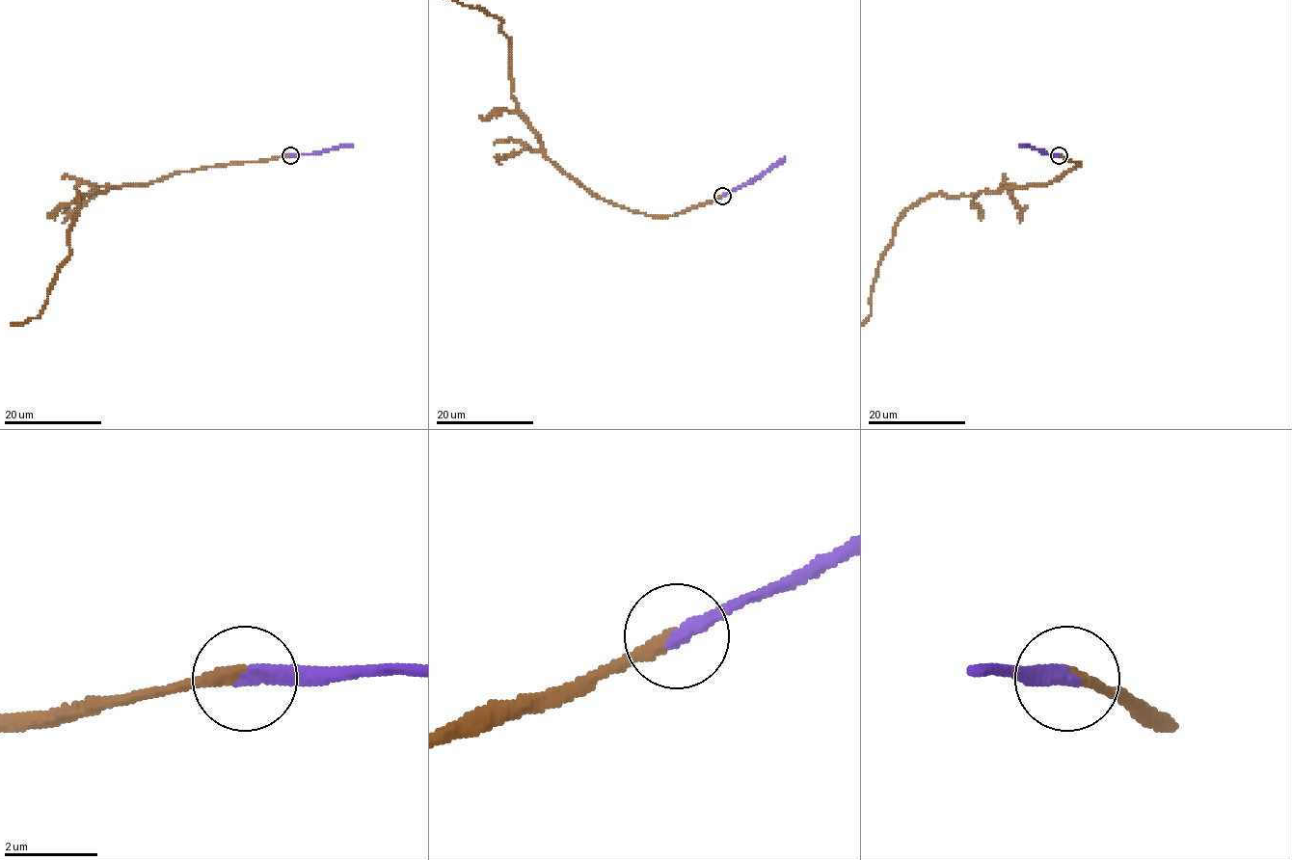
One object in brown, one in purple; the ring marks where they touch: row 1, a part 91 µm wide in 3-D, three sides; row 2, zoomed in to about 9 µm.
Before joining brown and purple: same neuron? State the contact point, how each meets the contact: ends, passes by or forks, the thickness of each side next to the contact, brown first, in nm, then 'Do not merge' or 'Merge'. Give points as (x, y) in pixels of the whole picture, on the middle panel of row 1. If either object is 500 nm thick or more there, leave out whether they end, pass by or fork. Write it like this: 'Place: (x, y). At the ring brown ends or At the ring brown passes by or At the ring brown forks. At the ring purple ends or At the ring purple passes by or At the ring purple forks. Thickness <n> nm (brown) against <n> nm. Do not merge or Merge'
Place: (722, 196). At the ring brown ends. At the ring purple ends. Thickness 280 nm (brown) against 300 nm. Merge

